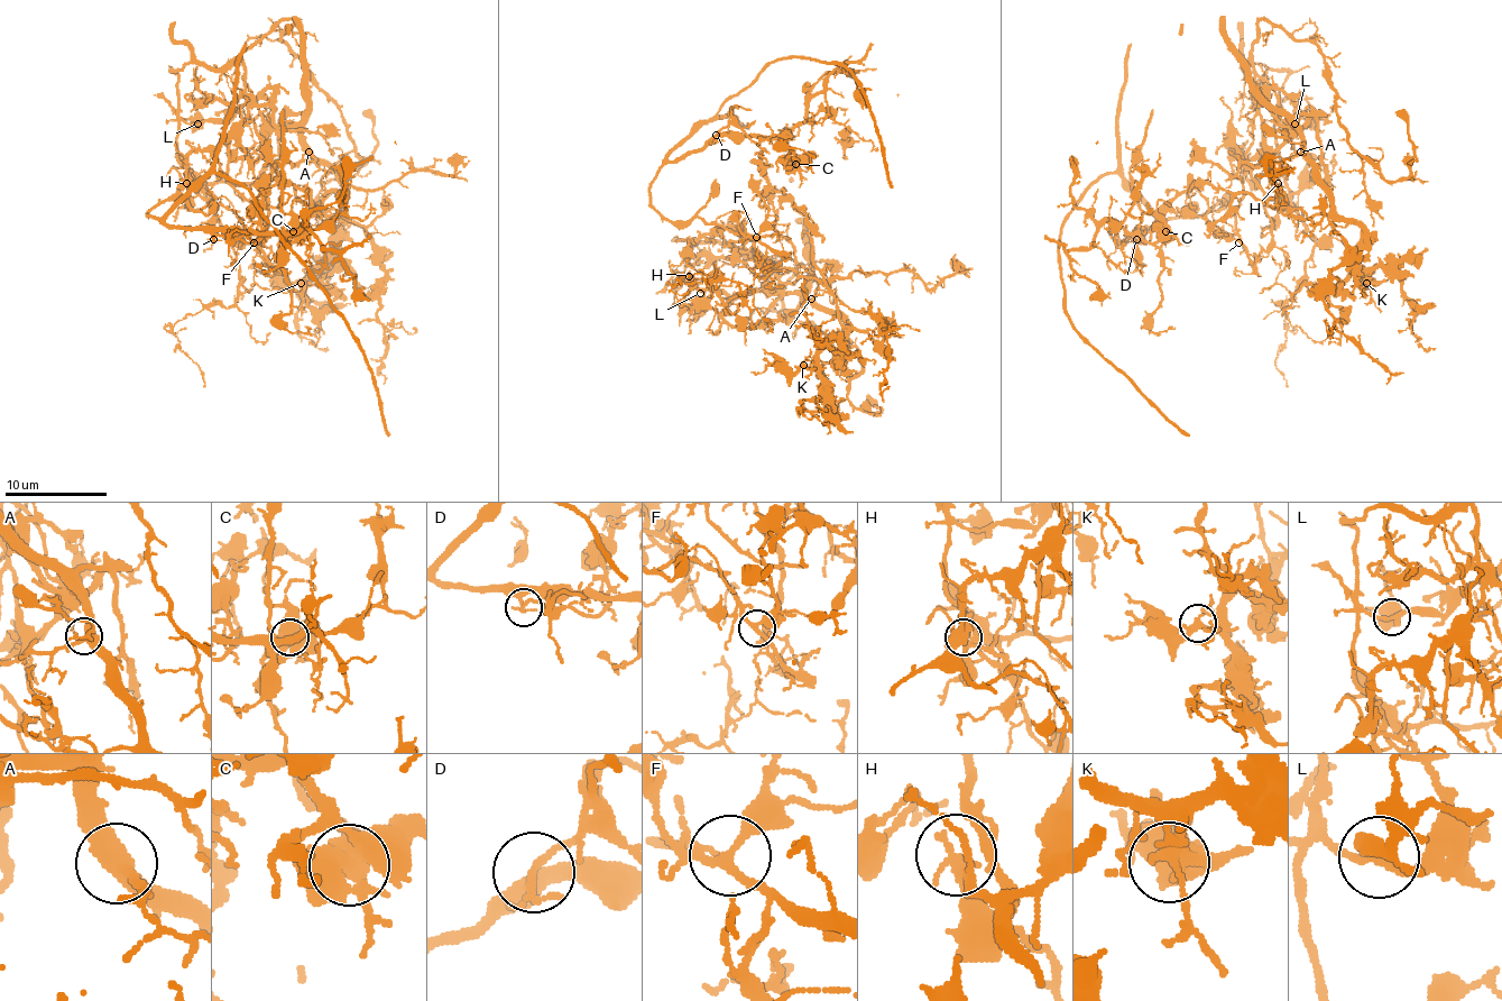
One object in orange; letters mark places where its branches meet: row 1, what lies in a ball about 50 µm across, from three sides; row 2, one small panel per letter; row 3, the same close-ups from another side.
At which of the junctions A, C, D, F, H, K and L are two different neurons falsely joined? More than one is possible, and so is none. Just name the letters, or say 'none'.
C, D, H

